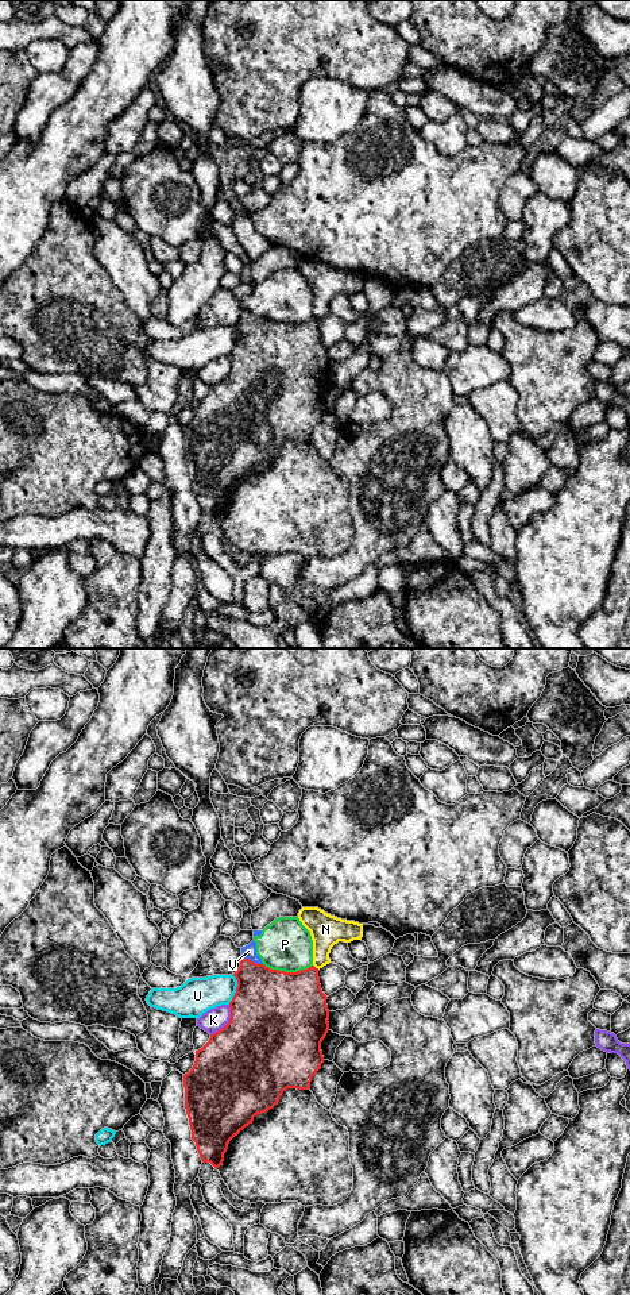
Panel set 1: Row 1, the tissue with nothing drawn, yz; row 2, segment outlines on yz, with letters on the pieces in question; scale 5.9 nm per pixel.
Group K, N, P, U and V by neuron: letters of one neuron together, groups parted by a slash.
K / N / P V / U

